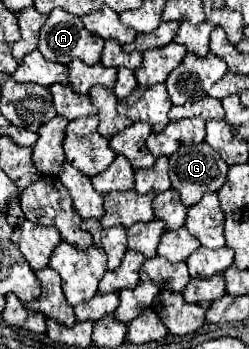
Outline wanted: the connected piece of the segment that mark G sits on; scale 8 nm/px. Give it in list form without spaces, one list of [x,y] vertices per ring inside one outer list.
[[[206,142],[182,146],[170,156],[172,188],[180,192],[182,202],[192,206],[206,192],[218,192],[226,180],[228,164]]]

